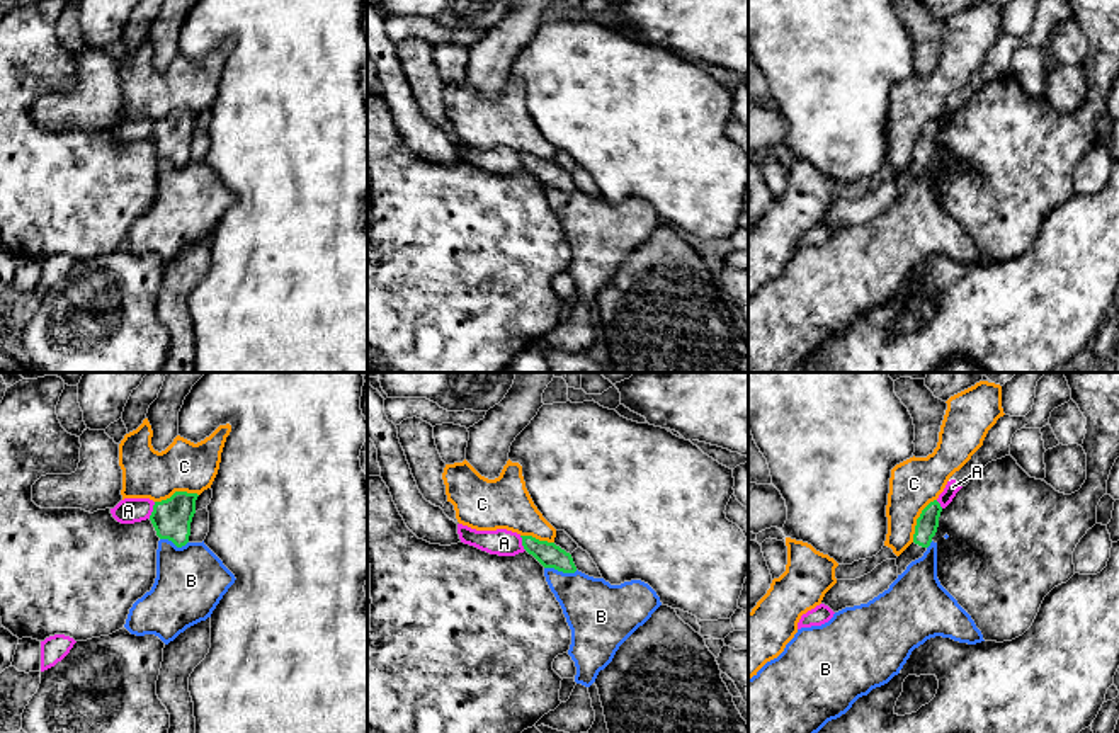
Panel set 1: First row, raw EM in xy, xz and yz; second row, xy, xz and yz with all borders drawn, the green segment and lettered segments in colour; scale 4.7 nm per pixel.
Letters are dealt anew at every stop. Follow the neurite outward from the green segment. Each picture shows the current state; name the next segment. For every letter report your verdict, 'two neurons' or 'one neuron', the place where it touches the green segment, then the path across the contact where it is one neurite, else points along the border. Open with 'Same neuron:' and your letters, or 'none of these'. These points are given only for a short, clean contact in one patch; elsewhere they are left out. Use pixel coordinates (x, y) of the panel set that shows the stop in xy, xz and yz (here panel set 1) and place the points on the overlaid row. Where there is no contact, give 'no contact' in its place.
Same neuron: none of these
A: two neurons | xy (153, 511) | along xy (155, 502), (148, 517)
B: two neurons | xz (562, 570)
C: two neurons | yz (917, 519)

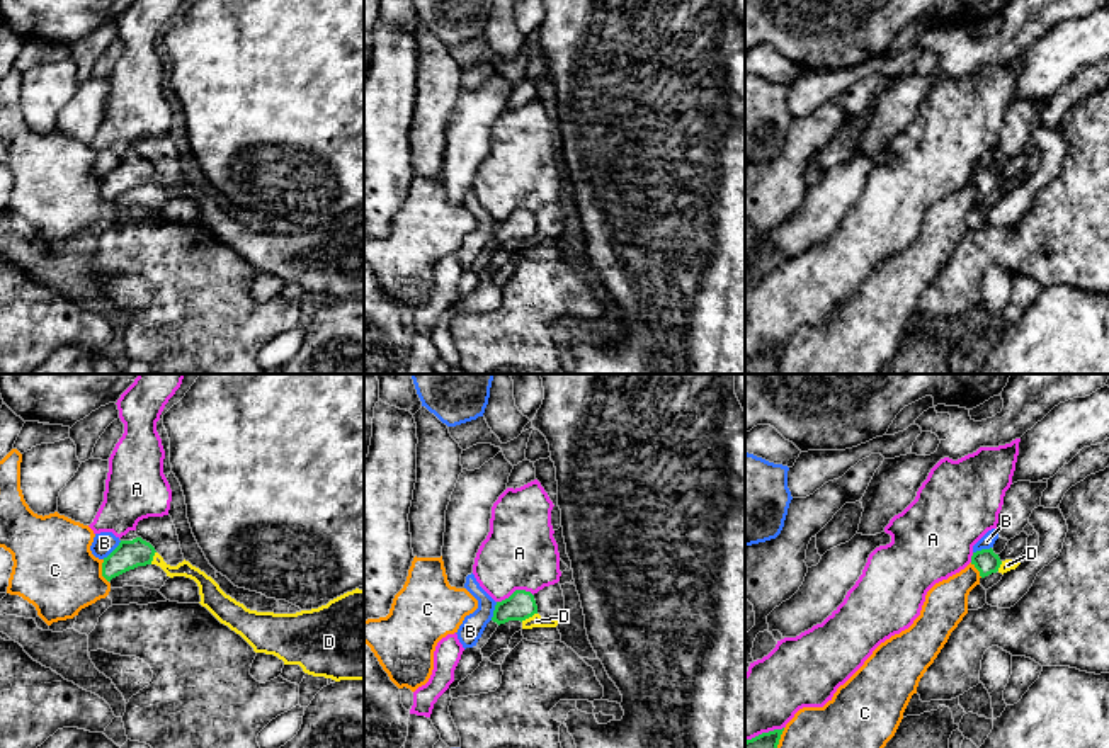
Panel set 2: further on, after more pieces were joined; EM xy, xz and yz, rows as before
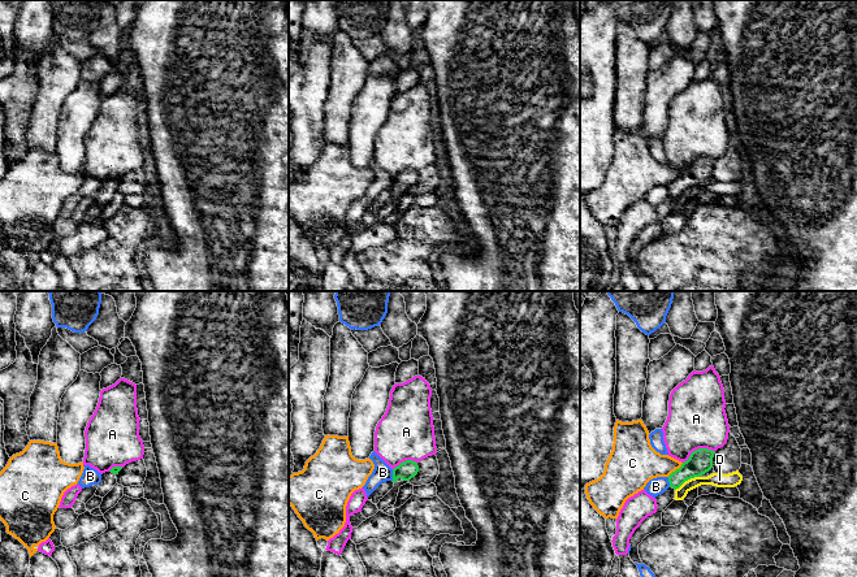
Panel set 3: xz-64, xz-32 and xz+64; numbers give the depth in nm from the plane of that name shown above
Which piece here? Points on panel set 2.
Same neuron: none of these
A: two neurons | xz (516, 590)
B: two neurons | xy (113, 551) | along xy (121, 541), (102, 558)
C: two neurons | xy (102, 572)
D: two neurons | xz (528, 617) | along xz (536, 612), (521, 621)

